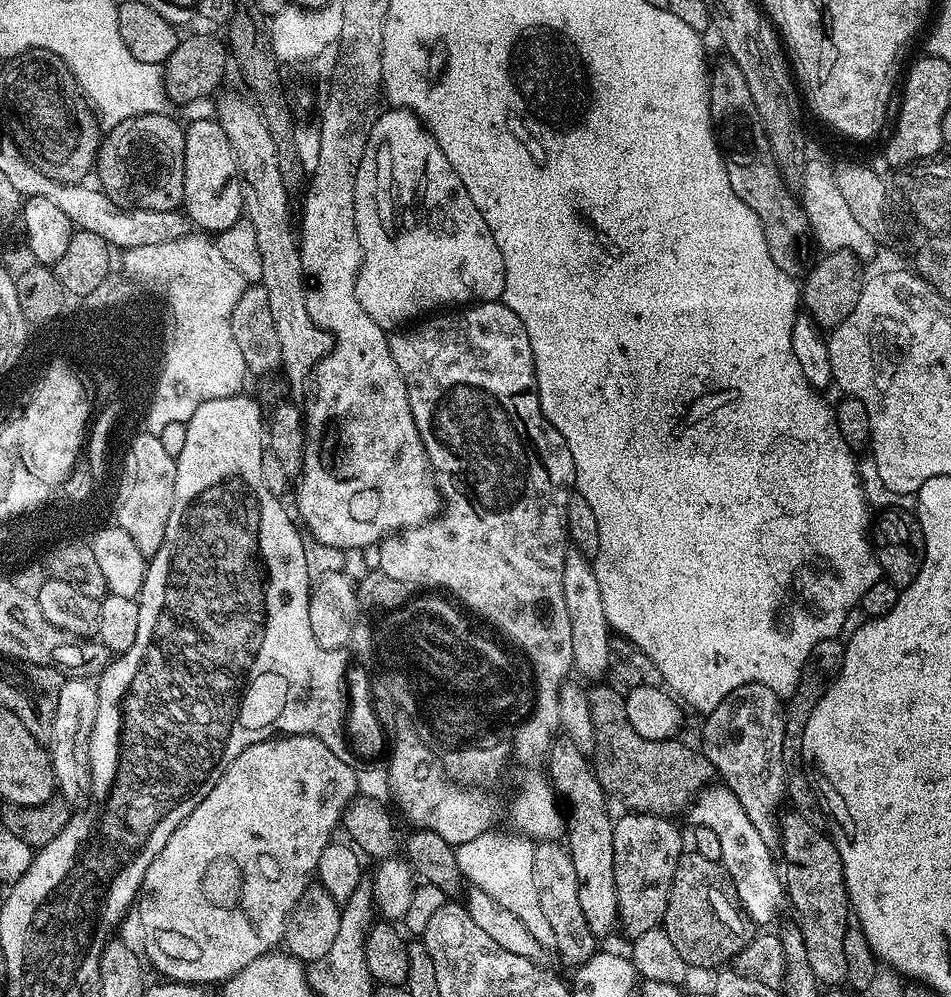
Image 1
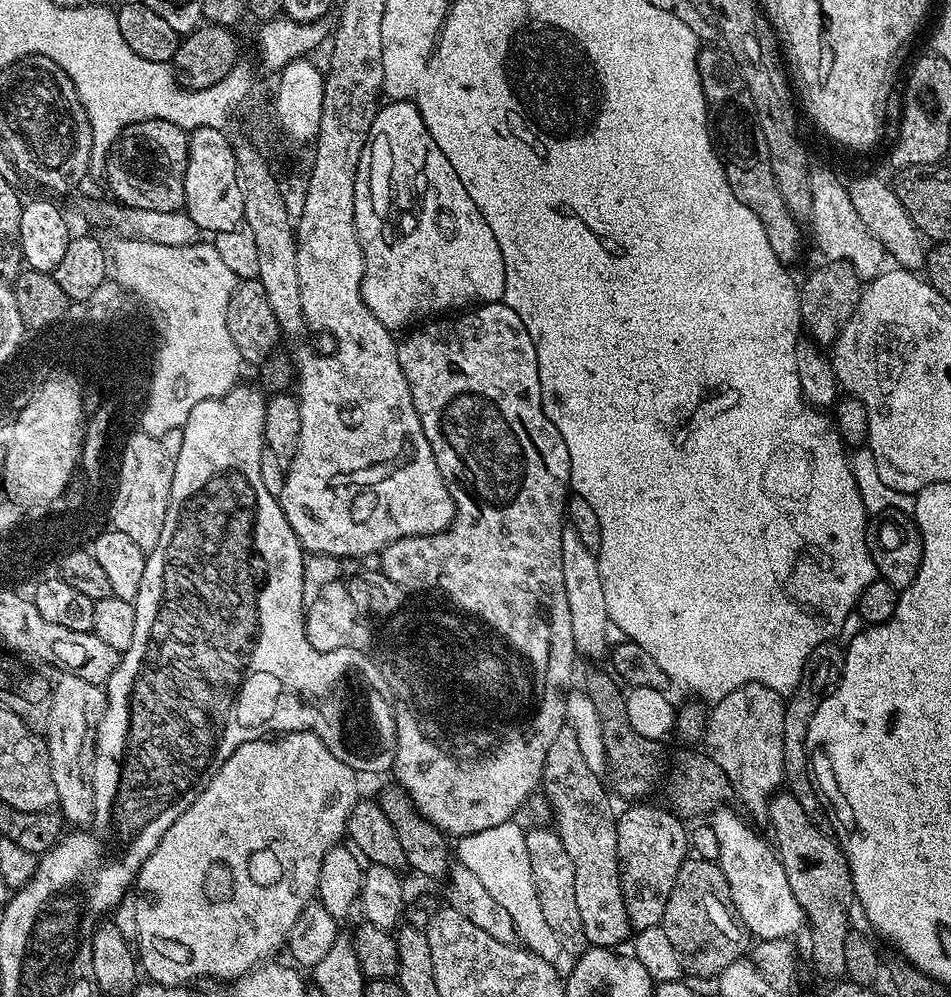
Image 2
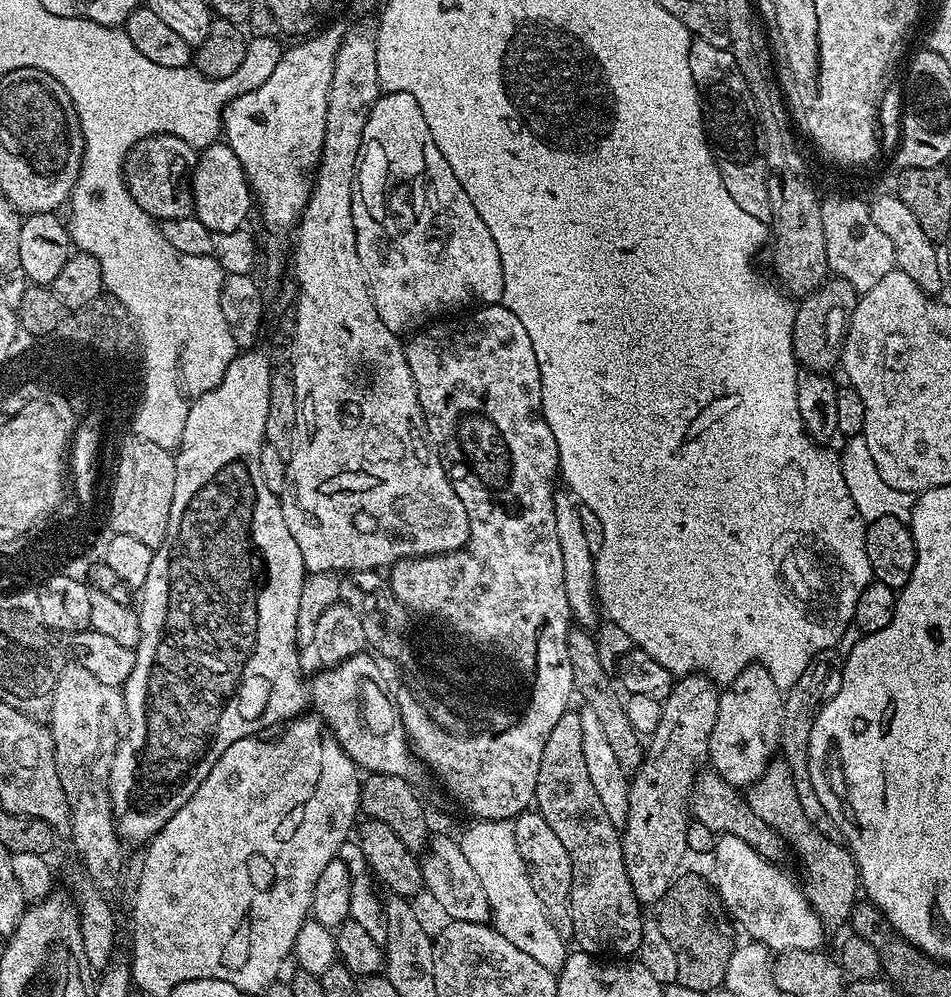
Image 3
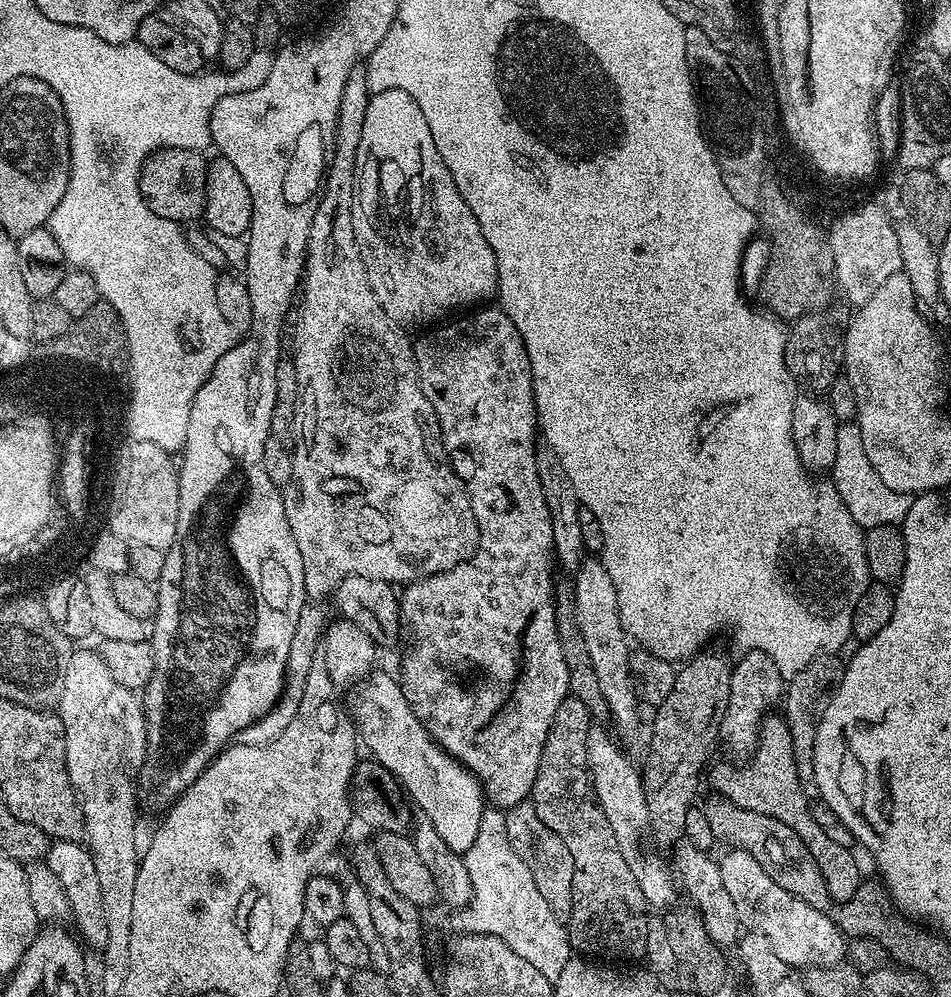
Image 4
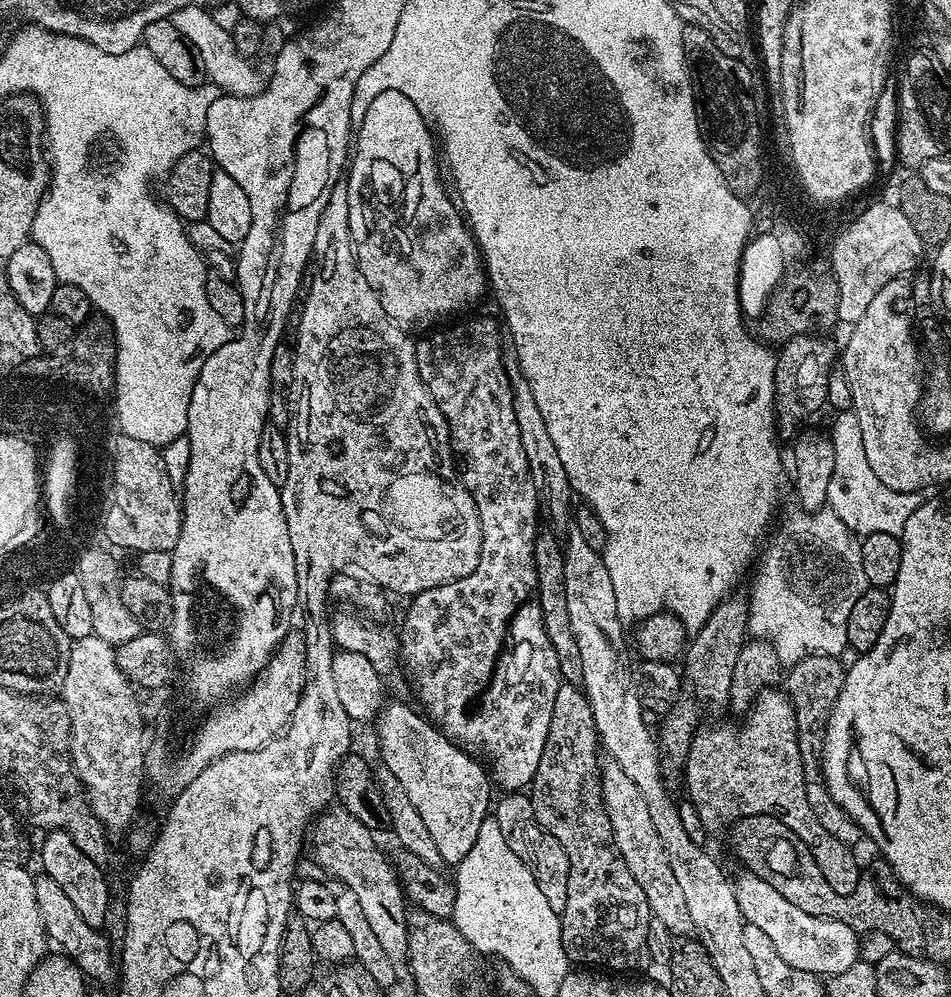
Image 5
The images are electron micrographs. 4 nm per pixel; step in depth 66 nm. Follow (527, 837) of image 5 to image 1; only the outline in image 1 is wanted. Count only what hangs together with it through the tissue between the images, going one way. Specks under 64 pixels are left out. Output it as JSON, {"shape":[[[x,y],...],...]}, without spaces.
{"shape":[[[537,843],[534,850],[534,887],[538,890],[538,902],[550,921],[553,947],[566,963],[579,966],[598,950],[598,938],[590,930],[579,905],[577,875],[567,849],[561,843],[542,843]]]}

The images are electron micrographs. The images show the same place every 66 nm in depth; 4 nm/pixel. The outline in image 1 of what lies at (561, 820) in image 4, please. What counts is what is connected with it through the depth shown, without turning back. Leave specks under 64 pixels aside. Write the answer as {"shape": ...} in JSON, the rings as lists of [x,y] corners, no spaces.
{"shape":[[[560,738],[551,745],[546,756],[546,770],[557,793],[563,799],[565,796],[572,803],[572,818],[568,822],[566,849],[573,860],[577,875],[579,905],[582,906],[583,915],[589,923],[590,930],[597,938],[604,938],[604,935],[612,927],[615,929],[618,924],[616,914],[618,894],[616,893],[616,883],[614,882],[614,834],[612,833],[614,820],[613,817],[608,817],[609,797],[596,780],[596,773],[592,770],[589,757],[582,750],[578,750],[578,746],[574,746],[572,740]]]}

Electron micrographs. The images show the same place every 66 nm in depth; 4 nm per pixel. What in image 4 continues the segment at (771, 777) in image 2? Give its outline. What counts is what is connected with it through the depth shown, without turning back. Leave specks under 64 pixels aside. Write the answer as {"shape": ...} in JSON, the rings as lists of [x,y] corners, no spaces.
{"shape":[[[745,651],[740,661],[732,664],[730,678],[730,702],[726,702],[726,714],[720,723],[718,737],[721,745],[728,747],[728,752],[737,761],[744,762],[756,751],[760,742],[760,726],[773,711],[772,708],[781,703],[786,692],[786,677],[774,666],[770,654]]]}

